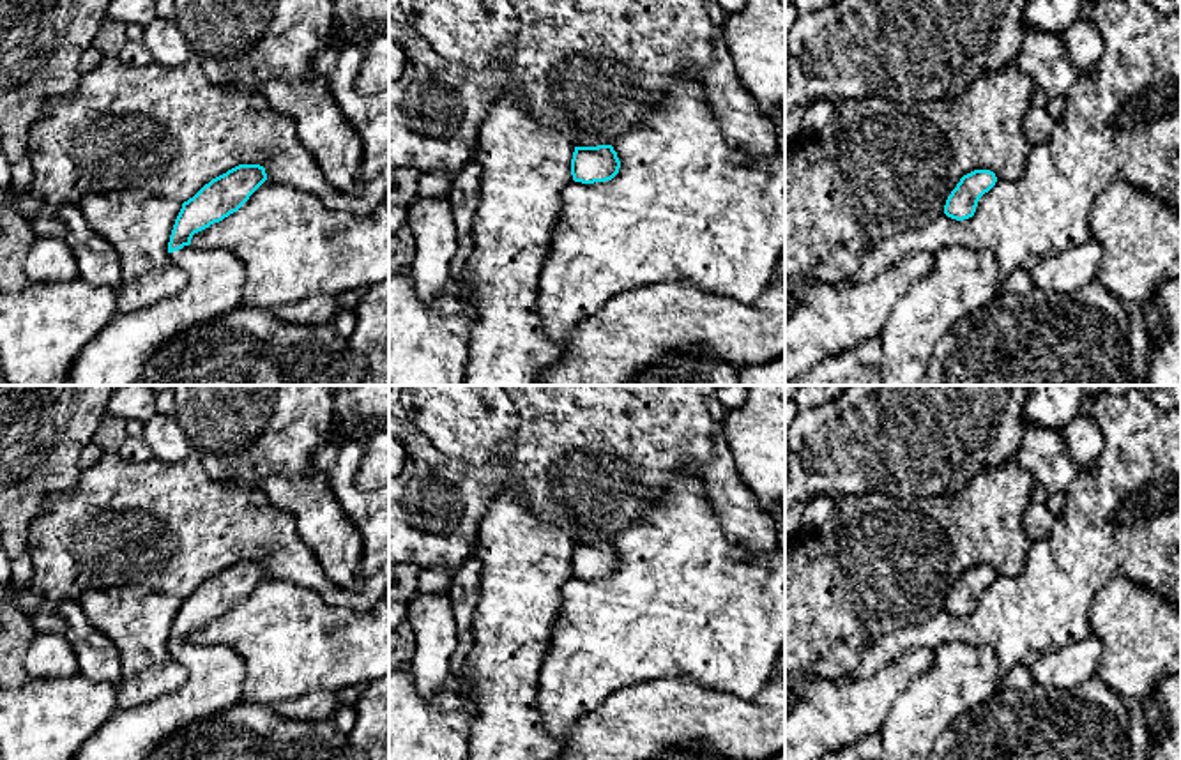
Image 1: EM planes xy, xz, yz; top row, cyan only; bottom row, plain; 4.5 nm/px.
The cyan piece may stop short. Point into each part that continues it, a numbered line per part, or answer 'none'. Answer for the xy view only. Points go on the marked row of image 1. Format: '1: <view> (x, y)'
1: xy (117, 356)

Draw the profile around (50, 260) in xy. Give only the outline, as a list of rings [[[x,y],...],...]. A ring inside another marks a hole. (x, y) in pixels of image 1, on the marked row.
[[[35,237],[25,272],[30,283],[62,283],[78,277],[78,263],[65,240]]]

